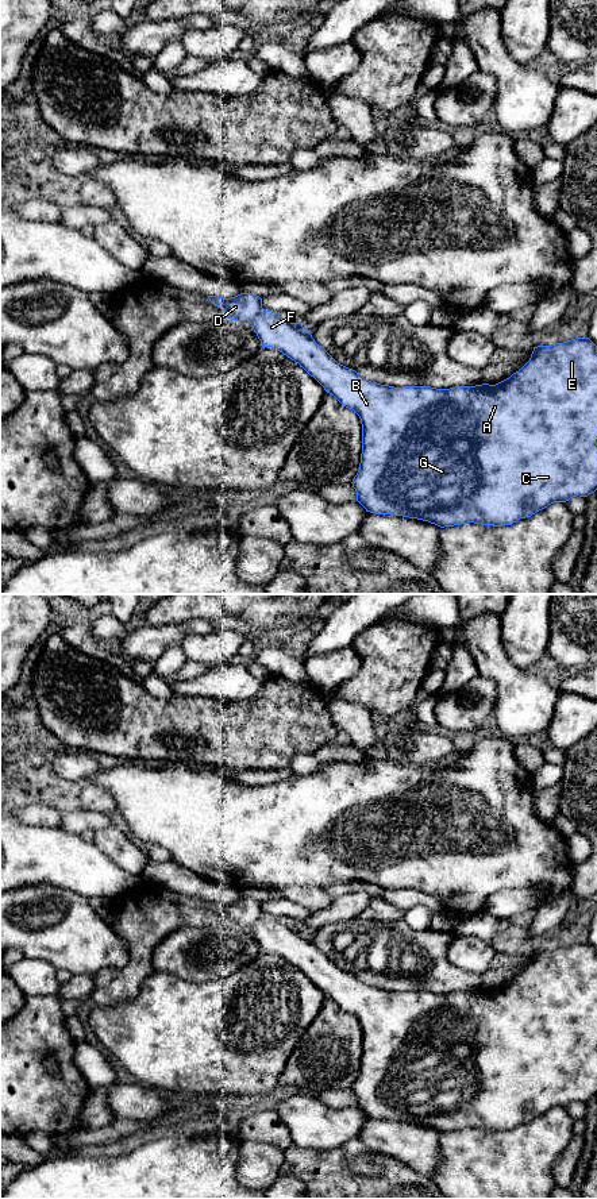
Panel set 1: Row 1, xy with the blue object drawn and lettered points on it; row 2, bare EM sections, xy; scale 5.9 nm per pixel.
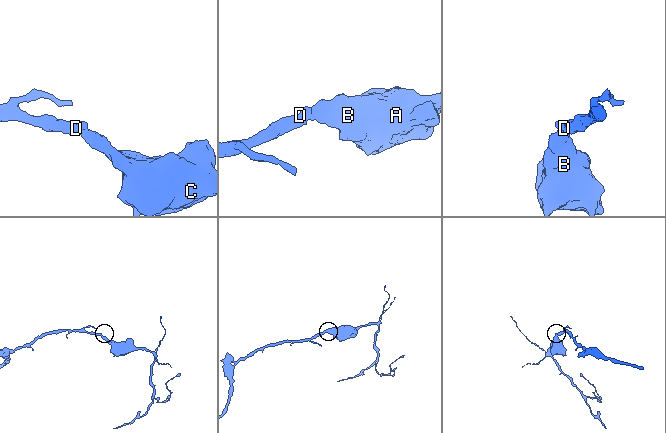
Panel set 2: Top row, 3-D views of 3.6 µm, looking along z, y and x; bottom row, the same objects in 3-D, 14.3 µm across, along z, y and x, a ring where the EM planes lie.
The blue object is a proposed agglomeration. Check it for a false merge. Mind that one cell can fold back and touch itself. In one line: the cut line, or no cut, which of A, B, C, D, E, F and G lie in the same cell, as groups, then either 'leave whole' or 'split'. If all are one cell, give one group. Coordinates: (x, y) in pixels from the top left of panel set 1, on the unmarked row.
no cut; A B C D E F G; leave whole

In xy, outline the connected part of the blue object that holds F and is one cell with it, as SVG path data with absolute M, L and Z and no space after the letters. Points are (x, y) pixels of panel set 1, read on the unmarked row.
M257 899L208 903L226 917L227 924L249 926L262 952L277 953L298 968L327 998L359 1021L362 1059L351 1088L357 1106L366 1117L417 1123L440 1133L467 1127L504 1131L531 1122L554 1107L588 1102L597 1095L597 951L589 942L534 952L529 965L496 990L394 992L365 984L355 975L338 968L315 947L309 934L265 915Z

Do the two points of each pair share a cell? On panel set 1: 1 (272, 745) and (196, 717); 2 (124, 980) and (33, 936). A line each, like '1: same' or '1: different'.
1: same
2: different

